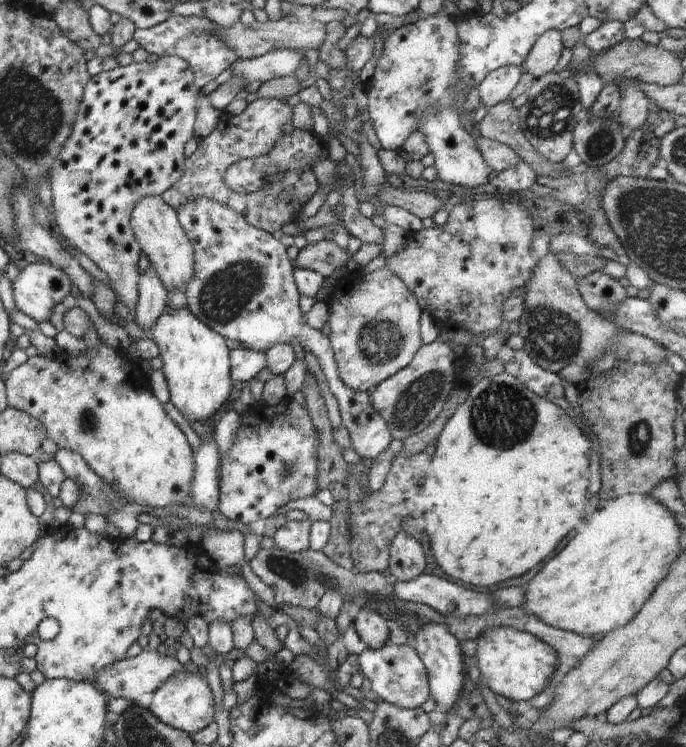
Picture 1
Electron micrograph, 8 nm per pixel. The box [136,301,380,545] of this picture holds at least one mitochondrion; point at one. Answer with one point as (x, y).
(289, 469)

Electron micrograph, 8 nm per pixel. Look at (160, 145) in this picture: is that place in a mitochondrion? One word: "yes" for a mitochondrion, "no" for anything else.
no

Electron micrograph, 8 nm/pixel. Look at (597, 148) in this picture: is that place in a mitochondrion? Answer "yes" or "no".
yes

